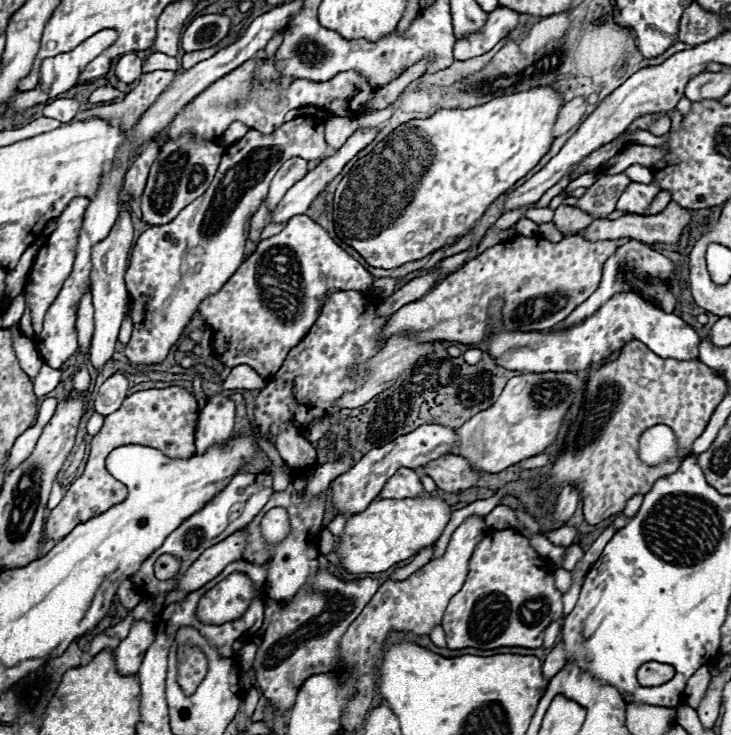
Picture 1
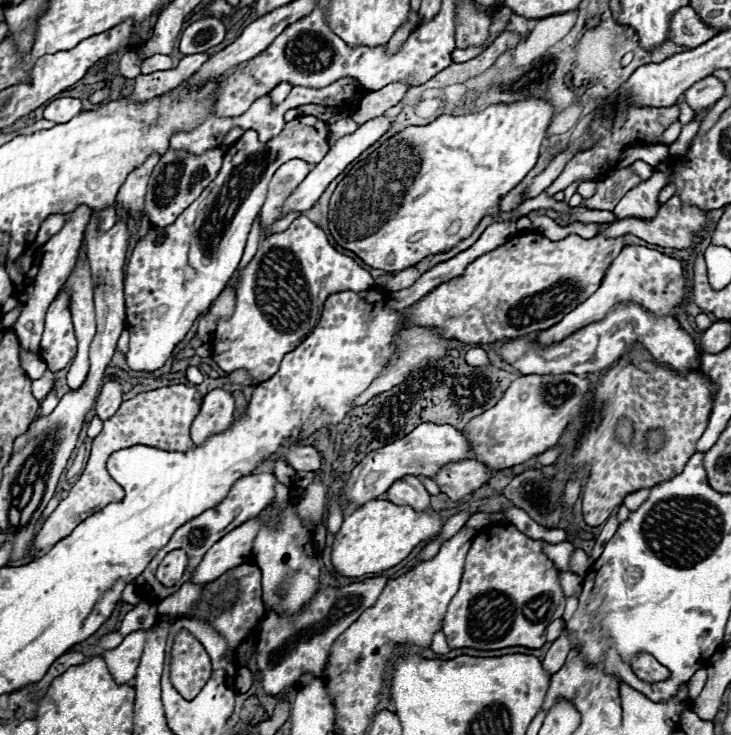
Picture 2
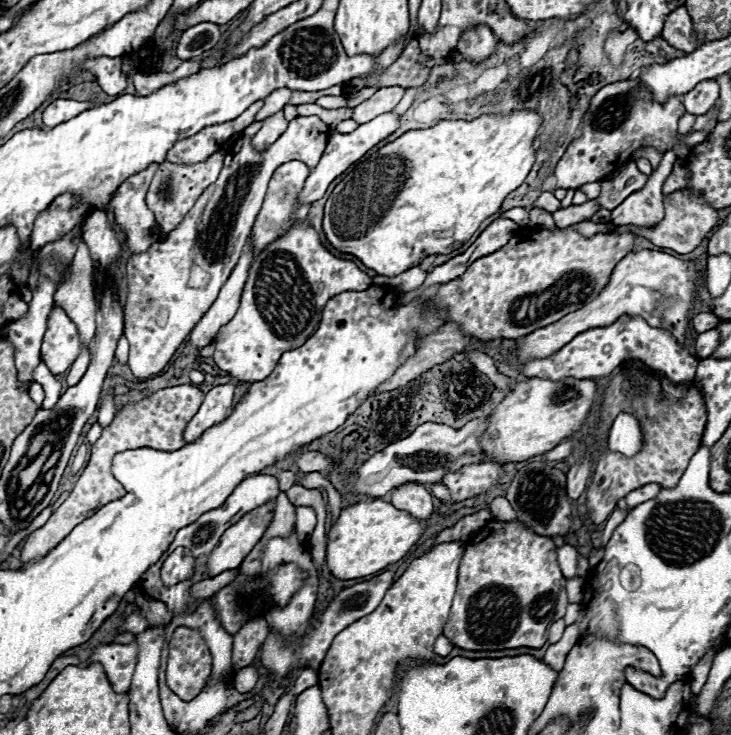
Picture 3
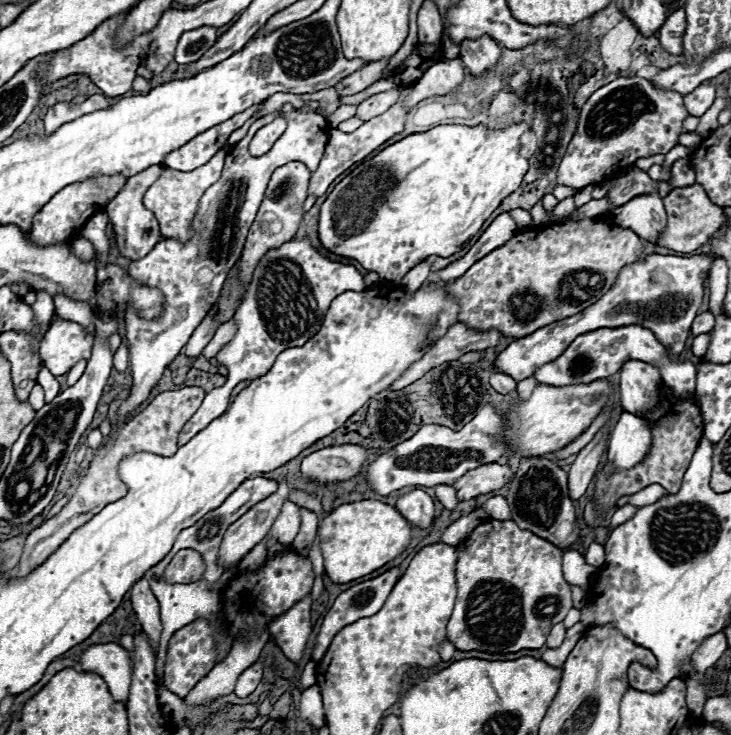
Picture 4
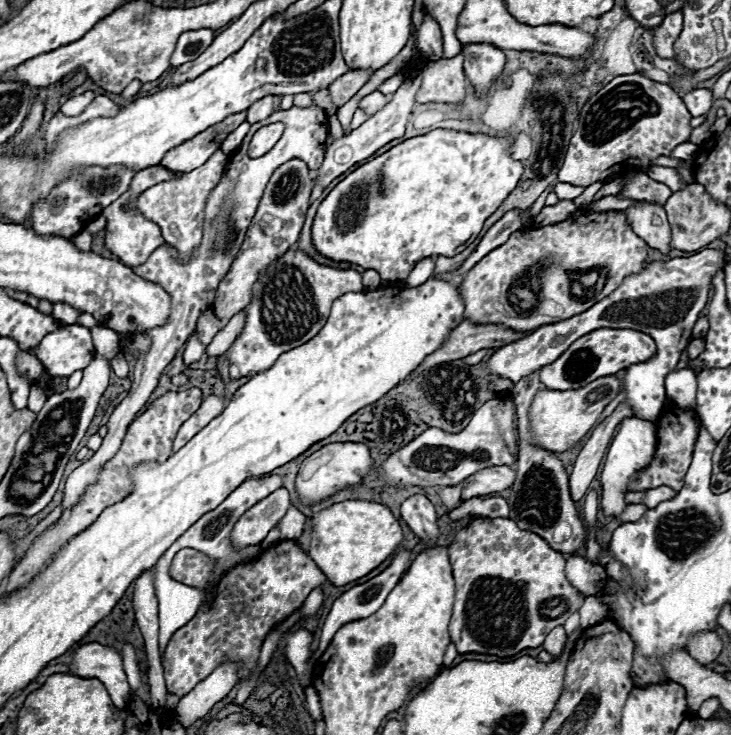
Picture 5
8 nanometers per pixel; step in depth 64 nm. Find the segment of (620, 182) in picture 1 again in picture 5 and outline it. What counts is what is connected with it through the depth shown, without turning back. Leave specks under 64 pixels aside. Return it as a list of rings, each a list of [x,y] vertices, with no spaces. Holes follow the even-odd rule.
[[[640,172],[636,178],[632,178],[624,186],[624,190],[618,194],[618,198],[634,198],[634,200],[640,200],[640,202],[664,206],[664,200],[668,200],[670,194],[672,194],[672,190],[666,184],[654,182],[644,172]]]

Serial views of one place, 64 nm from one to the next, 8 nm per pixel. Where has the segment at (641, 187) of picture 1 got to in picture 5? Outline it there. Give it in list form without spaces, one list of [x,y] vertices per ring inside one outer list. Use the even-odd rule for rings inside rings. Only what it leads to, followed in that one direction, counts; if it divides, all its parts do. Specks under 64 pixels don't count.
[[[684,142],[684,144],[680,144],[680,146],[676,146],[676,148],[674,148],[672,158],[690,160],[690,158],[696,154],[696,150],[698,150],[698,146],[696,146],[696,144],[692,144],[692,142]],[[638,202],[636,206],[626,208],[626,216],[632,230],[638,236],[642,236],[650,248],[662,254],[668,254],[672,250],[670,248],[672,232],[670,232],[670,224],[666,220],[664,208],[648,202]]]

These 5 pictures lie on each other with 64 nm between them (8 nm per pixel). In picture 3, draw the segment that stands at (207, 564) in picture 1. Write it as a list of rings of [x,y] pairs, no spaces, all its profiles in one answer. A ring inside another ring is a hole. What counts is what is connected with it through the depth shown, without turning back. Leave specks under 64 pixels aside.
[[[276,498],[248,512],[248,516],[242,516],[236,524],[232,524],[232,528],[224,532],[224,536],[220,538],[218,546],[214,548],[208,560],[208,570],[212,576],[218,576],[224,570],[238,568],[242,564],[242,560],[258,544],[258,540],[270,526],[274,508],[276,508]]]

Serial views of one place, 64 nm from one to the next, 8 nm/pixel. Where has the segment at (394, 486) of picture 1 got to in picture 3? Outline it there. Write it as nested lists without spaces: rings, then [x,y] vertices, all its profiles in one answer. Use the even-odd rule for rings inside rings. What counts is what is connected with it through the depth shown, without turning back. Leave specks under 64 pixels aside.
[[[402,484],[392,492],[392,504],[398,510],[408,512],[410,516],[418,520],[428,520],[434,506],[432,506],[432,494],[426,492],[420,484]]]

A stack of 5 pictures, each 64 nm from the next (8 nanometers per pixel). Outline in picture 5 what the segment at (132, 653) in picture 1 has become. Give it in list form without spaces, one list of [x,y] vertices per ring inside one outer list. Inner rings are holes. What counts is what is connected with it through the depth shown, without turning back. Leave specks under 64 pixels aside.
[[[96,642],[82,644],[72,654],[70,674],[80,676],[80,678],[98,678],[106,686],[114,706],[118,710],[128,708],[130,686],[126,684],[122,658],[114,648],[108,648]]]

